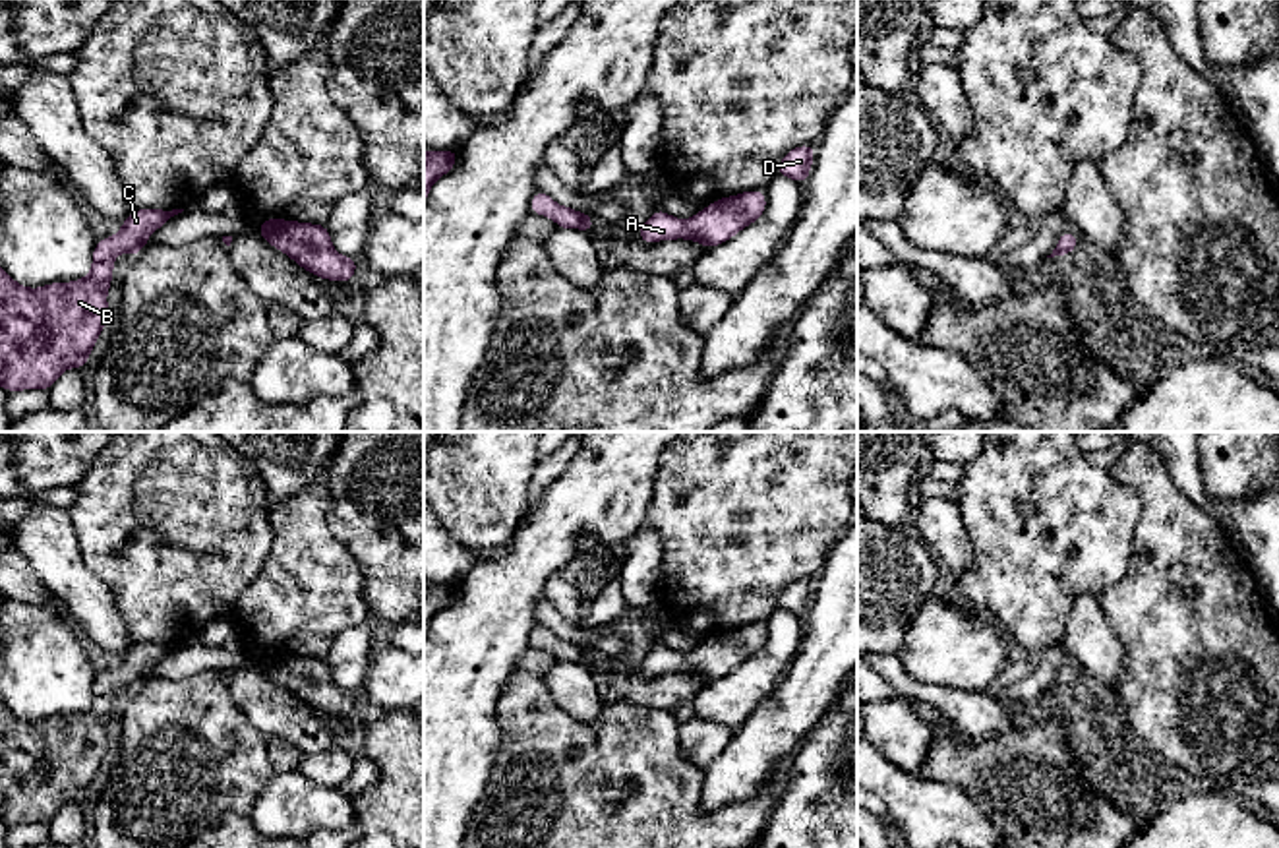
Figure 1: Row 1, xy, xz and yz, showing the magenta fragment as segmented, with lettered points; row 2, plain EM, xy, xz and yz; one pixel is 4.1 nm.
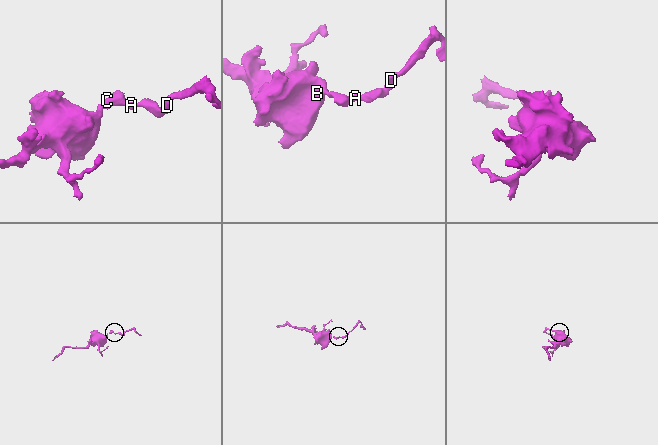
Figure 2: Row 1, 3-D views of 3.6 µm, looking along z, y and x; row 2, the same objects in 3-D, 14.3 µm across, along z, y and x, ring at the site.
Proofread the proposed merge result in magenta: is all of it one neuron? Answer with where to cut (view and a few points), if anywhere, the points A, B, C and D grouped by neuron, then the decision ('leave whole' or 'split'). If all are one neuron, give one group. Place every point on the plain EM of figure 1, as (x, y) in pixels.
no cut | A B C D | leave whole

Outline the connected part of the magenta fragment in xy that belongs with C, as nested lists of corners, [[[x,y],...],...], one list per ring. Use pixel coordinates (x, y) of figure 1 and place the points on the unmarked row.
[[[135,643],[116,670],[97,676],[91,707],[72,716],[27,722],[0,701],[0,819],[6,825],[50,823],[66,802],[81,803],[108,751],[106,726],[114,712],[112,697],[120,685],[139,687],[153,664],[184,643]]]

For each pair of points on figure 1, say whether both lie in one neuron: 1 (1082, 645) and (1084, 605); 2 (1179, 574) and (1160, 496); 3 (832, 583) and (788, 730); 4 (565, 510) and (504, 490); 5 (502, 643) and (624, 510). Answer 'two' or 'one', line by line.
1: one
2: one
3: one
4: two
5: one

